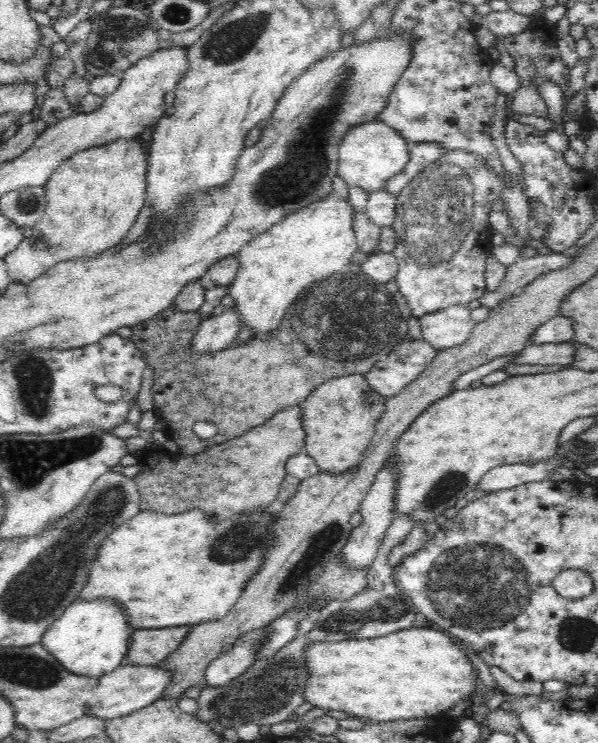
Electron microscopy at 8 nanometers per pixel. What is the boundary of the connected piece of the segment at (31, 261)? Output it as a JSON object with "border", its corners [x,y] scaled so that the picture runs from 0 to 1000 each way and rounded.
{"border":[[[199,187],[194,190],[181,191],[181,194],[144,199],[140,202],[134,202],[134,205],[127,205],[127,207],[120,207],[117,213],[110,213],[110,215],[107,215],[107,218],[104,218],[104,221],[100,221],[94,229],[90,229],[87,237],[84,237],[84,242],[80,242],[74,253],[75,269],[79,271],[74,288],[60,297],[57,304],[52,304],[48,310],[40,310],[40,320],[37,320],[33,331],[25,334],[20,339],[15,339],[7,347],[10,358],[13,358],[13,369],[17,370],[20,381],[43,384],[50,382],[54,377],[64,371],[70,371],[70,369],[74,369],[80,361],[97,355],[99,353],[134,347],[134,345],[142,345],[144,347],[147,347],[147,345],[161,345],[161,342],[167,342],[167,339],[174,339],[174,336],[181,336],[181,334],[187,334],[187,331],[201,328],[201,323],[204,323],[204,320],[214,315],[214,310],[221,307],[221,301],[224,301],[227,292],[231,288],[234,288],[234,283],[237,283],[244,272],[244,253],[247,253],[246,207],[241,206],[241,201],[231,188],[224,187]]]}

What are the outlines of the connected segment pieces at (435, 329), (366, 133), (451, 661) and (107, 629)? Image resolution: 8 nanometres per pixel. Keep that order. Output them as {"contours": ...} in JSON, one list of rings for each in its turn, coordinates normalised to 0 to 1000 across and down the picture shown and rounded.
{"contours":[[[[756,410],[701,425],[707,456],[732,472],[776,462],[796,439],[786,420],[783,412]]],[[[634,163],[595,168],[570,188],[564,236],[582,250],[602,252],[615,261],[639,256],[644,245],[679,223],[684,214],[681,194],[681,188],[659,172]]],[[[689,844],[632,859],[574,863],[522,863],[507,878],[515,915],[507,941],[528,953],[572,956],[602,966],[645,972],[666,968],[701,968],[756,954],[768,942],[789,939],[796,917],[803,915],[781,882],[763,868],[763,860],[739,848]]],[[[134,808],[117,813],[107,826],[84,840],[65,865],[114,906],[152,913],[176,910],[207,892],[219,851],[227,847],[214,834],[214,825],[187,808]]]]}

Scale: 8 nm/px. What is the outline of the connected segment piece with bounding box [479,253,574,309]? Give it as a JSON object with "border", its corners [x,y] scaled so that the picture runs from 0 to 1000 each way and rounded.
{"border":[[[940,341],[901,342],[886,347],[868,346],[860,355],[848,358],[844,371],[829,390],[824,393],[814,390],[801,405],[806,410],[824,416],[838,404],[863,396],[898,371],[916,365],[946,361],[958,347],[960,345],[950,346]]]}

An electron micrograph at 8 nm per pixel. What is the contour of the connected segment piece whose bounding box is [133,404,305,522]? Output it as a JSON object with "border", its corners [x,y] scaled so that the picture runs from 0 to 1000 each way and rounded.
{"border":[[[492,544],[485,549],[467,552],[452,565],[405,587],[391,588],[371,598],[351,599],[326,612],[304,610],[304,606],[291,611],[283,607],[241,607],[229,622],[234,634],[222,642],[234,664],[234,686],[294,692],[329,684],[356,703],[375,703],[398,692],[441,686],[462,677],[472,647],[480,639],[482,616],[508,606],[510,581],[503,549],[500,544]]]}

